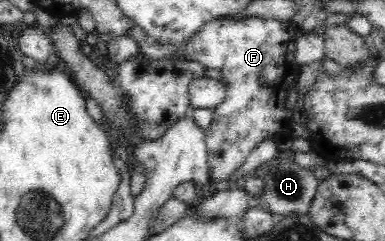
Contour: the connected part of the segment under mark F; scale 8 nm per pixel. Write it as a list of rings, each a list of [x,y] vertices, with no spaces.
[[[256,17],[213,19],[202,25],[183,47],[161,45],[151,40],[138,25],[128,31],[128,36],[138,45],[138,51],[151,59],[181,57],[184,61],[198,62],[206,69],[221,71],[226,96],[214,109],[213,123],[204,133],[209,179],[214,187],[225,186],[261,141],[273,140],[277,144],[291,137],[294,111],[288,111],[286,104],[288,86],[298,83],[301,65],[295,59],[295,41],[301,33],[291,21]]]

